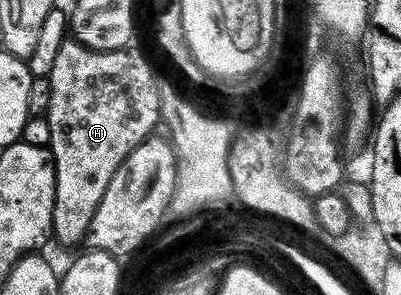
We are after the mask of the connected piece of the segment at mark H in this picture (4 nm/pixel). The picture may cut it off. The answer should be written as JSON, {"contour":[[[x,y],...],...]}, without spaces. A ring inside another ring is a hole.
{"contour":[[[67,40],[60,44],[60,52],[56,52],[56,60],[52,60],[52,68],[48,75],[52,88],[52,100],[44,115],[50,129],[50,154],[54,157],[56,172],[56,200],[52,204],[53,241],[62,246],[78,246],[87,241],[92,224],[92,216],[96,216],[96,208],[100,208],[100,200],[104,200],[104,188],[108,188],[108,180],[116,176],[116,168],[124,164],[128,152],[139,146],[143,140],[151,137],[160,126],[161,100],[158,91],[159,75],[154,75],[150,62],[134,48],[124,50],[88,50],[84,44]]]}

